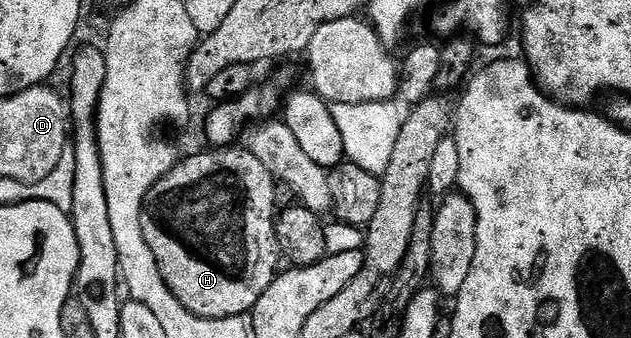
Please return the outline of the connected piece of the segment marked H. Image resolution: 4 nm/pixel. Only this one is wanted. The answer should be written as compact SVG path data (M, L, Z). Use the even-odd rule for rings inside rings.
M211 147L208 153L195 153L192 157L176 160L175 166L162 177L158 183L151 188L149 195L143 204L141 211L141 231L145 235L145 243L149 243L149 251L153 251L153 259L157 259L157 267L169 287L173 291L175 298L185 307L185 311L193 311L193 315L204 317L205 319L225 319L226 317L243 317L250 314L255 308L257 299L269 291L269 287L275 282L277 274L280 272L281 254L277 235L275 234L275 219L277 208L275 209L275 189L277 182L269 171L246 147Z

